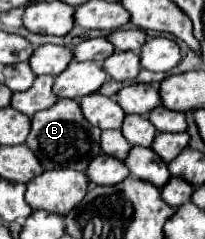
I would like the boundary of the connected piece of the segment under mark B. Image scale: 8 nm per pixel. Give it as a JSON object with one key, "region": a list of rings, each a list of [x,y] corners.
{"region":[[[56,101],[56,105],[38,111],[32,119],[32,129],[26,139],[26,145],[36,153],[44,169],[60,169],[70,167],[76,171],[84,171],[92,157],[100,155],[100,129],[88,125],[84,115],[80,113],[80,105],[72,101]]]}

